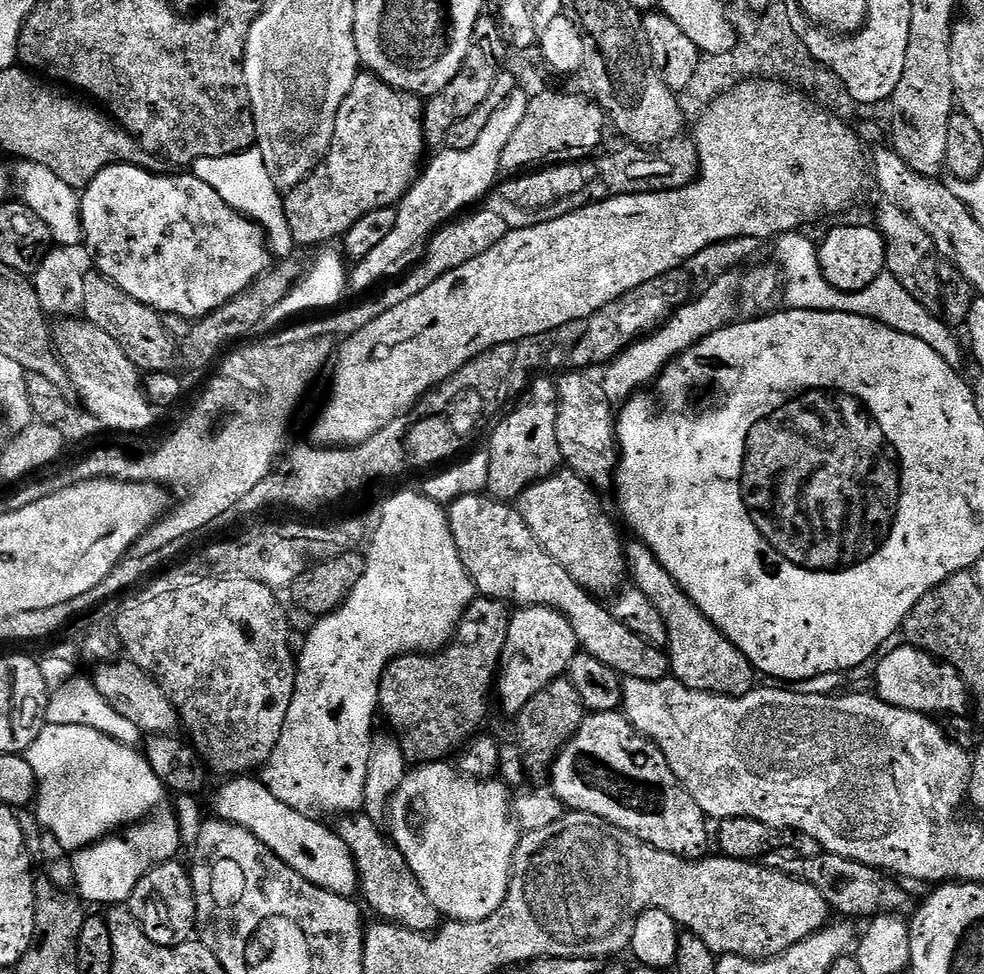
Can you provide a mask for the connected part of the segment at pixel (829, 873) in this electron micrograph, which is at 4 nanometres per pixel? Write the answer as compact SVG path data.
M823 850L816 856L791 855L788 857L769 855L766 860L767 867L776 872L785 872L788 876L814 886L814 890L818 890L818 894L826 898L829 909L833 913L841 912L844 915L841 917L873 918L881 914L904 914L904 911L907 913L913 907L907 890L903 888L905 885L899 879L881 872L878 868L871 868L857 860L847 860L838 854Z

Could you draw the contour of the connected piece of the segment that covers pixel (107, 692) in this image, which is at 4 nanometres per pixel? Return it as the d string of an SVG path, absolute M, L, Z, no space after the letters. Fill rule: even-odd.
M120 658L115 662L104 662L99 665L96 676L91 677L92 685L98 694L102 696L118 712L122 718L134 722L141 734L154 736L167 736L175 733L181 727L180 716L176 708L166 698L164 691L158 686L153 676L149 676L136 664L127 658Z

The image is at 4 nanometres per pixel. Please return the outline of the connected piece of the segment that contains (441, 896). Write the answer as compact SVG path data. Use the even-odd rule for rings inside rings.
M448 762L422 764L409 771L388 804L386 832L391 843L406 858L414 878L418 878L418 886L426 890L426 898L430 898L441 917L449 921L460 920L464 924L482 922L490 918L506 898L514 850L522 832L514 819L514 796L508 793L507 783L496 778L475 780L450 765ZM408 812L416 816L416 828L408 829Z

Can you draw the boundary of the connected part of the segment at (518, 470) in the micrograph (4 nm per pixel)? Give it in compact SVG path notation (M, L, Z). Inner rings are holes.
M540 374L520 400L520 405L497 426L488 440L486 451L487 495L505 502L519 501L530 485L546 479L561 467L556 419L558 418L557 381Z

